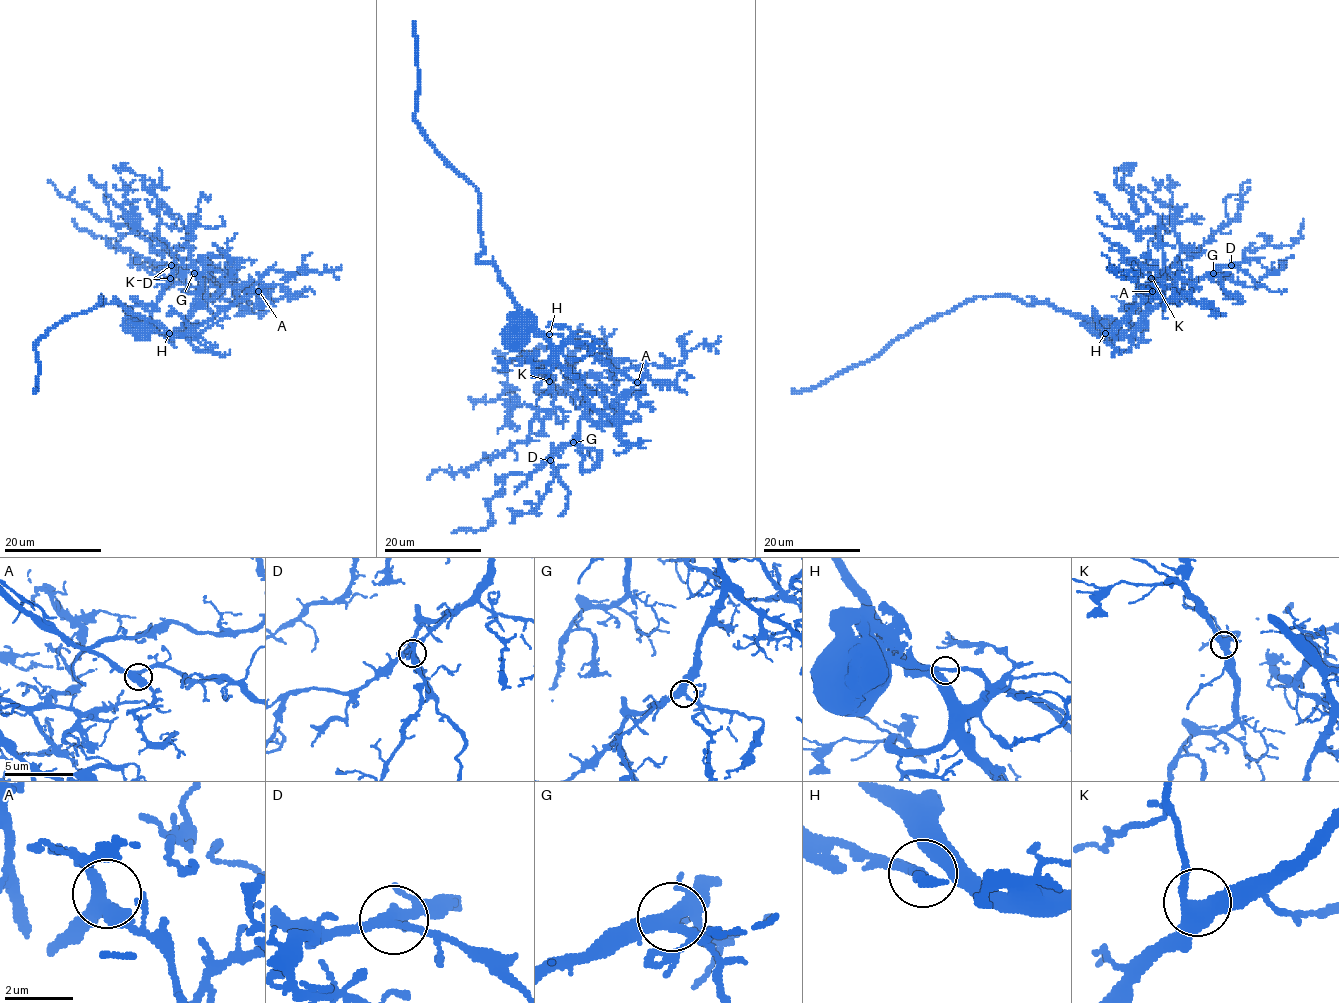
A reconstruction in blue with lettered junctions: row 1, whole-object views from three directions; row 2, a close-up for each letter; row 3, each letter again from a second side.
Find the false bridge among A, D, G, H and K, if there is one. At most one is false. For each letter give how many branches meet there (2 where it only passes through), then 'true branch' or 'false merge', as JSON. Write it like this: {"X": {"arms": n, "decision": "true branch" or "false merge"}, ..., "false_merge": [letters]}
{"A": {"arms": 3, "decision": "true branch"}, "D": {"arms": 3, "decision": "true branch"}, "G": {"arms": 3, "decision": "true branch"}, "H": {"arms": 3, "decision": "true branch"}, "K": {"arms": 3, "decision": "true branch"}, "false_merge": []}

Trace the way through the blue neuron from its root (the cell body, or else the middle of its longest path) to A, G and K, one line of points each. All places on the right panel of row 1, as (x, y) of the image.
A: (1110, 327), (1103, 332), (1107, 334), (1152, 291)
G: (1110, 327), (1103, 332), (1128, 336), (1155, 308), (1173, 301), (1185, 285), (1213, 273)
K: (1110, 327), (1103, 332), (1109, 331), (1115, 336), (1133, 333), (1129, 308), (1135, 294), (1151, 278)

